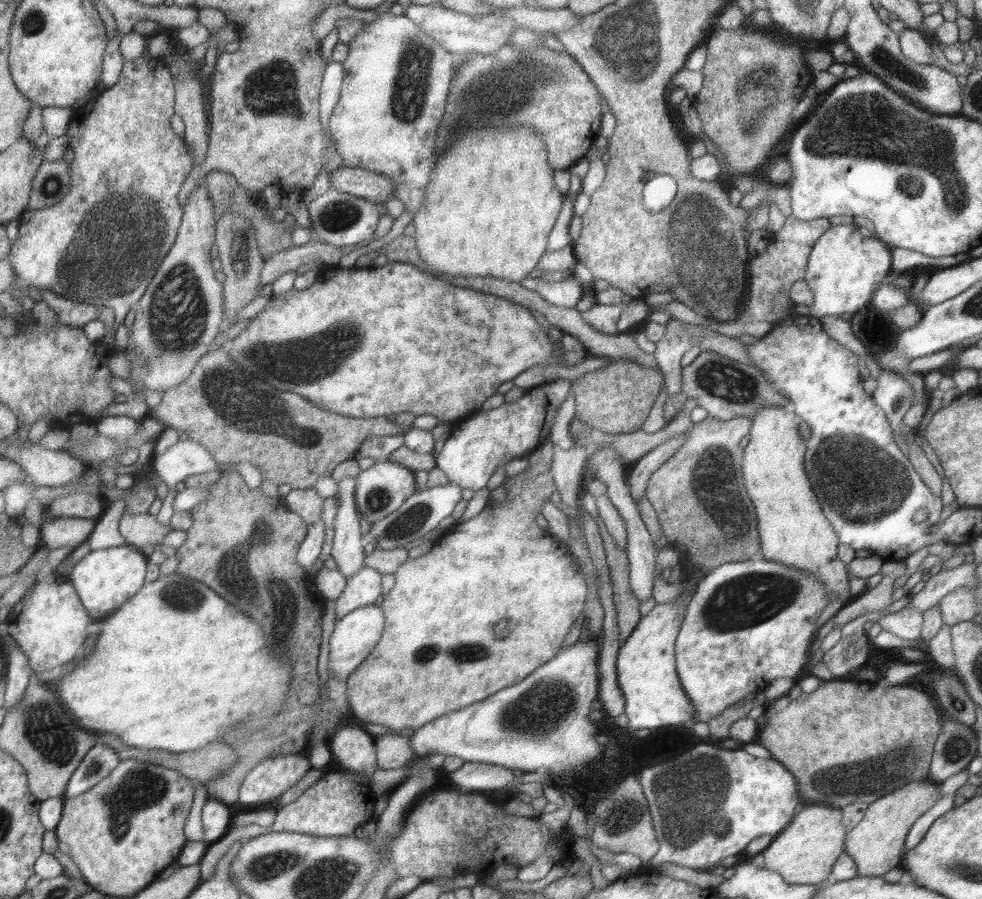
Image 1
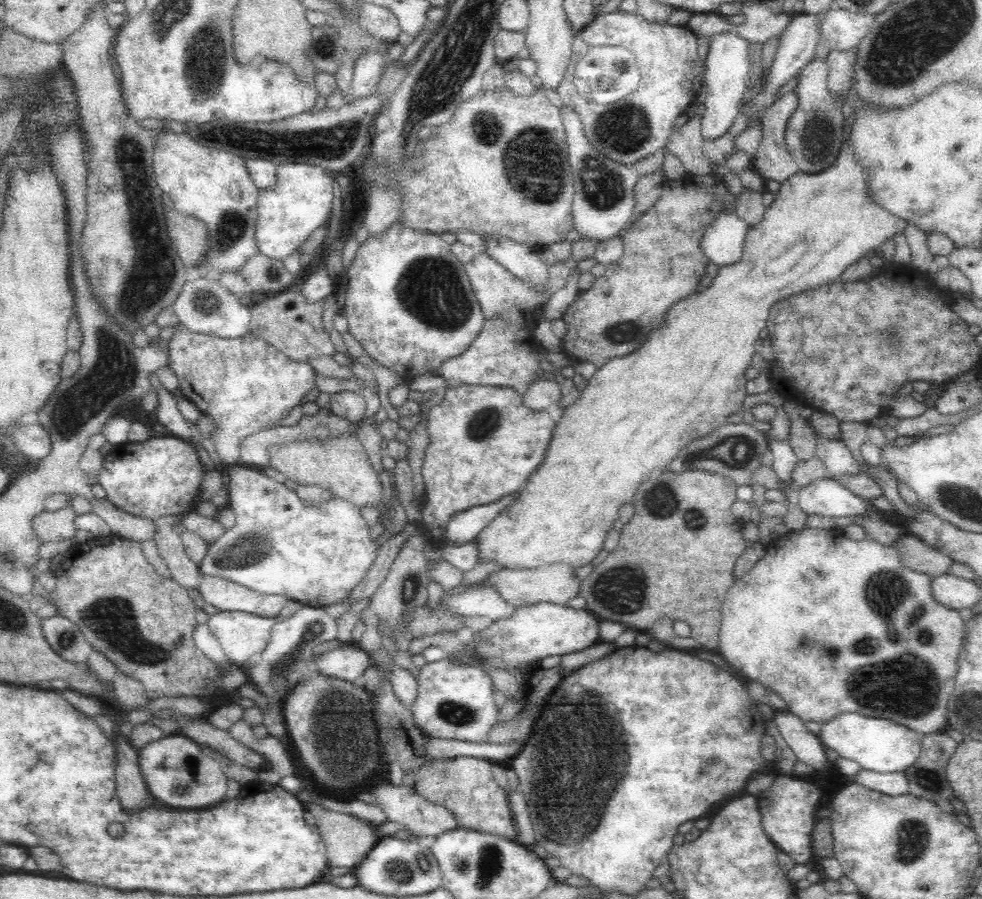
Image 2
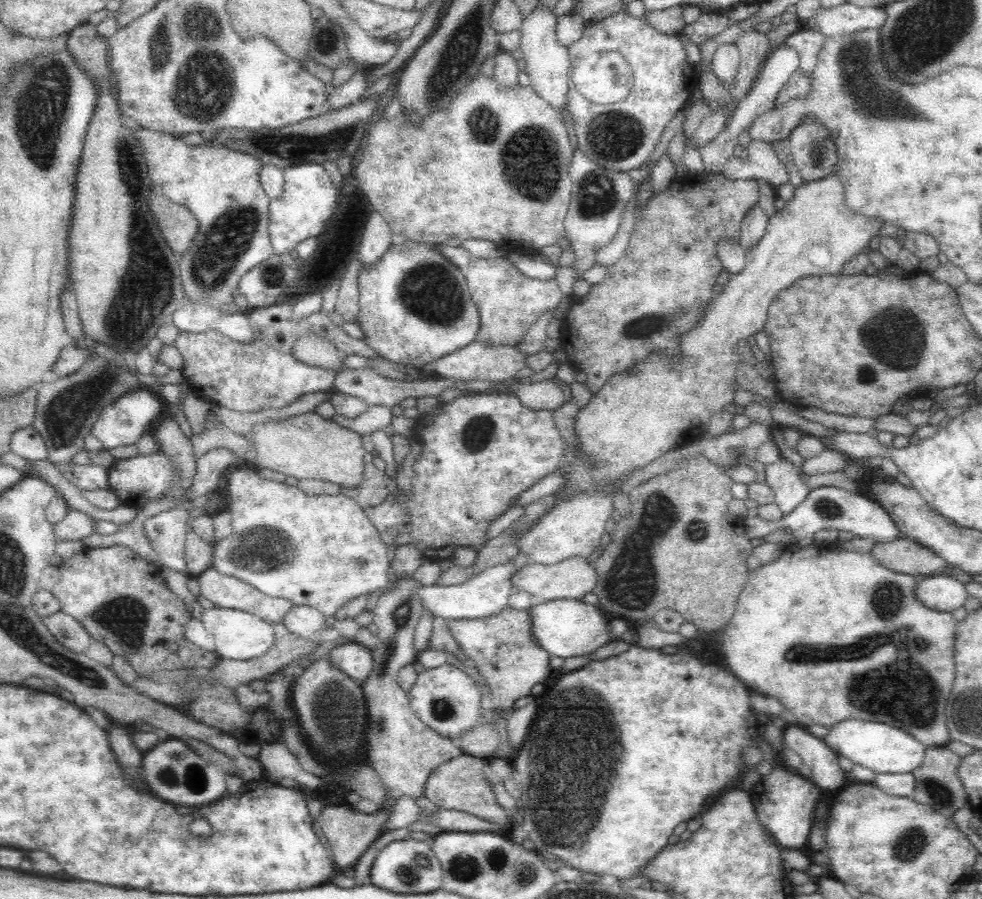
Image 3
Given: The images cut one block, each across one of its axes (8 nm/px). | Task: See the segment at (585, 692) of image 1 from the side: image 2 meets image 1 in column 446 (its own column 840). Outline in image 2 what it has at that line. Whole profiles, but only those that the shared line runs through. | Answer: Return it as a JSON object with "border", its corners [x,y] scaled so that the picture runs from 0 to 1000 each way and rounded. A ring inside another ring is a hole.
{"border":[[[867,792],[852,794],[837,804],[832,816],[840,831],[854,836],[854,841],[874,848],[878,855],[895,860],[919,860],[938,835],[938,819],[931,812],[902,799],[890,799]]]}

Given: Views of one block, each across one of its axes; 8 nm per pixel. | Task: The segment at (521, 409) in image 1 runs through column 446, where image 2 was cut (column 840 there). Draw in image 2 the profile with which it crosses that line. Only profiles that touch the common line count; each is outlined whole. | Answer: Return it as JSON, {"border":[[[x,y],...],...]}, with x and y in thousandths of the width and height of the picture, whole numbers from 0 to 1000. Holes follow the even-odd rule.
{"border":[[[833,485],[831,487],[830,508],[835,511],[843,521],[844,531],[849,533],[857,527],[874,527],[876,518],[868,503],[863,498],[858,489],[843,489]]]}

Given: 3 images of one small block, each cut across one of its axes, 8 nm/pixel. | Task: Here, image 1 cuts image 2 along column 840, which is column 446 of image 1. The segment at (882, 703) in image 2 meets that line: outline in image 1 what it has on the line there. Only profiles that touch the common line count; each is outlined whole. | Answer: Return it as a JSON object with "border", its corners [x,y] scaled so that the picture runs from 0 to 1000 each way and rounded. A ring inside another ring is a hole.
{"border":[[[562,526],[549,527],[541,533],[530,533],[517,543],[517,555],[512,560],[499,553],[498,560],[487,573],[471,582],[464,582],[453,590],[452,594],[443,602],[440,611],[436,612],[436,615],[429,621],[416,622],[405,632],[401,638],[401,653],[385,670],[393,686],[391,703],[379,725],[353,752],[354,779],[356,779],[357,790],[363,800],[385,808],[396,808],[399,812],[428,810],[431,805],[448,799],[450,794],[490,781],[509,766],[529,760],[569,726],[570,719],[581,702],[581,696],[595,679],[600,654],[598,654],[593,636],[595,628],[586,625],[577,604],[565,600],[558,590],[548,584],[548,576],[552,572],[552,562],[556,555],[560,555],[566,544]]]}

